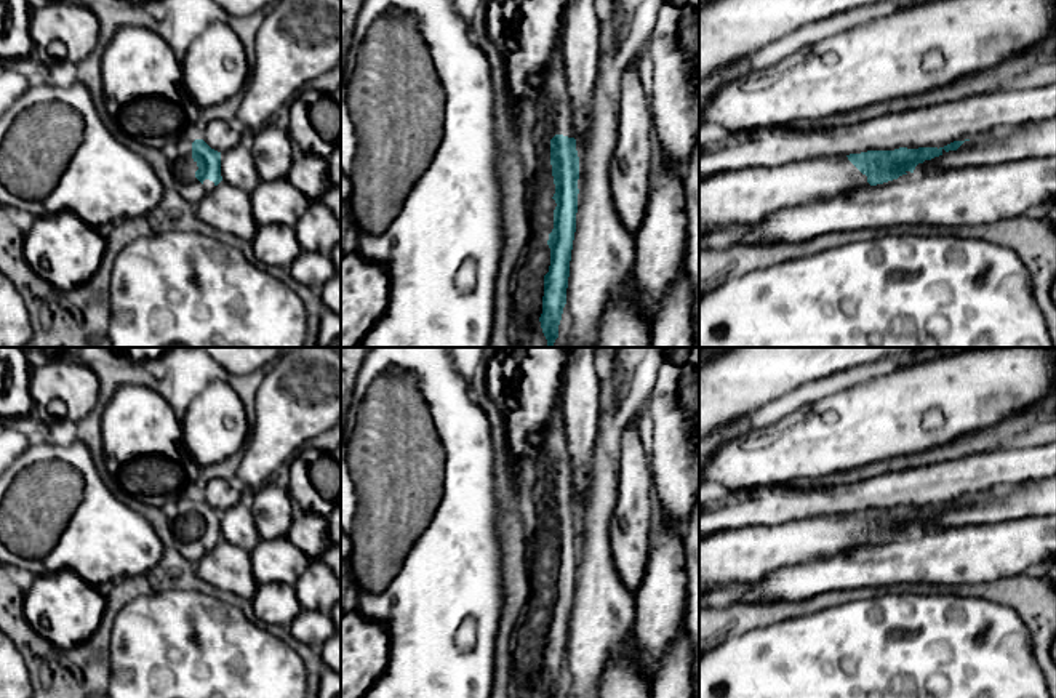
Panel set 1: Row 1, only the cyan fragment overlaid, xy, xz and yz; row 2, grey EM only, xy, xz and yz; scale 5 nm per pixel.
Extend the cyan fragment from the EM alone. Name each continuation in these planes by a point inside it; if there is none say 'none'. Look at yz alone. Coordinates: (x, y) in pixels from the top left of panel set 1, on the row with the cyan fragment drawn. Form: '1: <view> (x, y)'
1: yz (732, 200)

